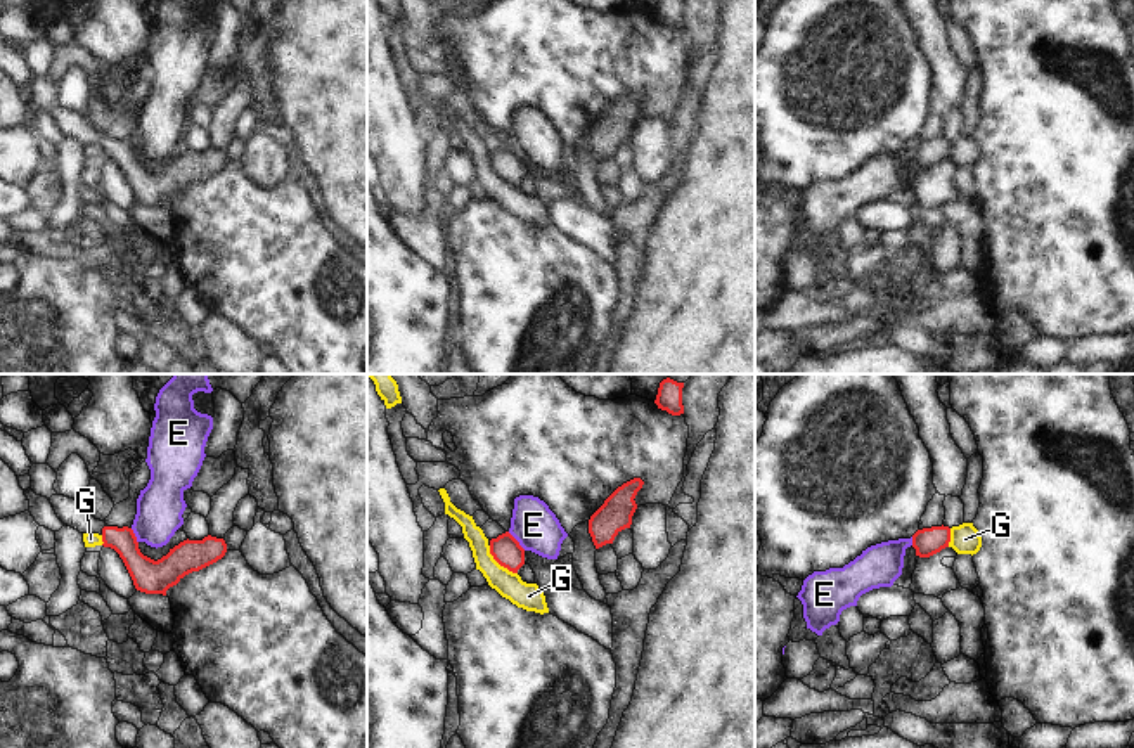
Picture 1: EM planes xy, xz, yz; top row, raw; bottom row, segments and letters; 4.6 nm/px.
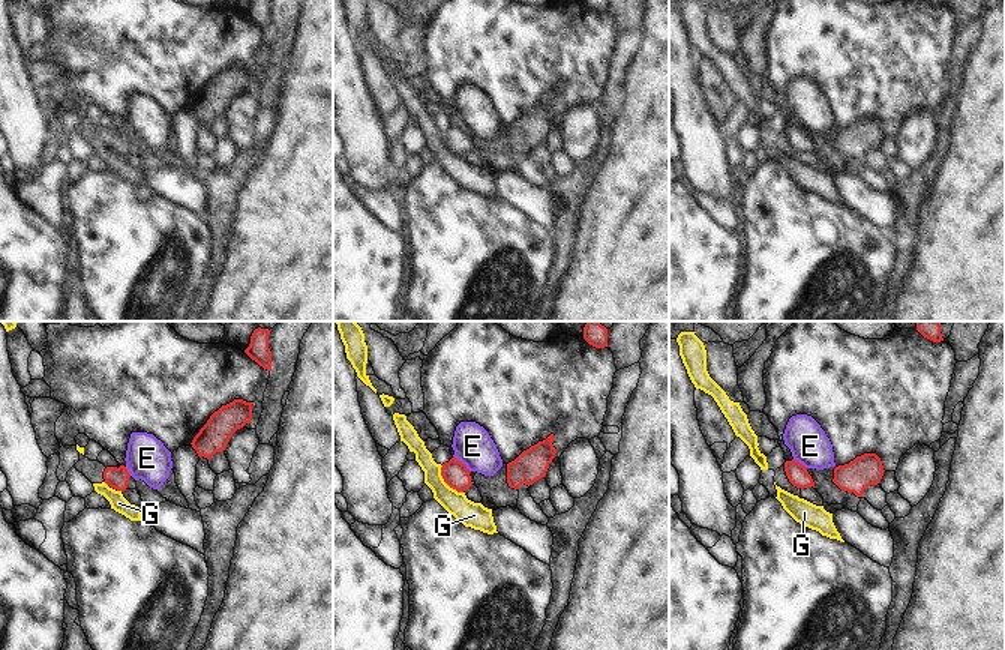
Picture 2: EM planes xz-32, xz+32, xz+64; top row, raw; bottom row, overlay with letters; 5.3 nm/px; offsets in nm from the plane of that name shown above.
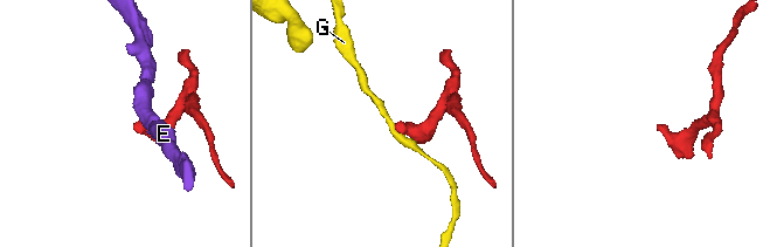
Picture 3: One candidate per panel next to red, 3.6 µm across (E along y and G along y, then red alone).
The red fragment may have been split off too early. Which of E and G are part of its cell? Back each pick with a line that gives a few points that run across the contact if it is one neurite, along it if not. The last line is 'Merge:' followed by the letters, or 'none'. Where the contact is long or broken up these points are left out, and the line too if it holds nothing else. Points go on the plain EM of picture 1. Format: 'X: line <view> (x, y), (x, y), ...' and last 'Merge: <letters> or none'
Merge: none

